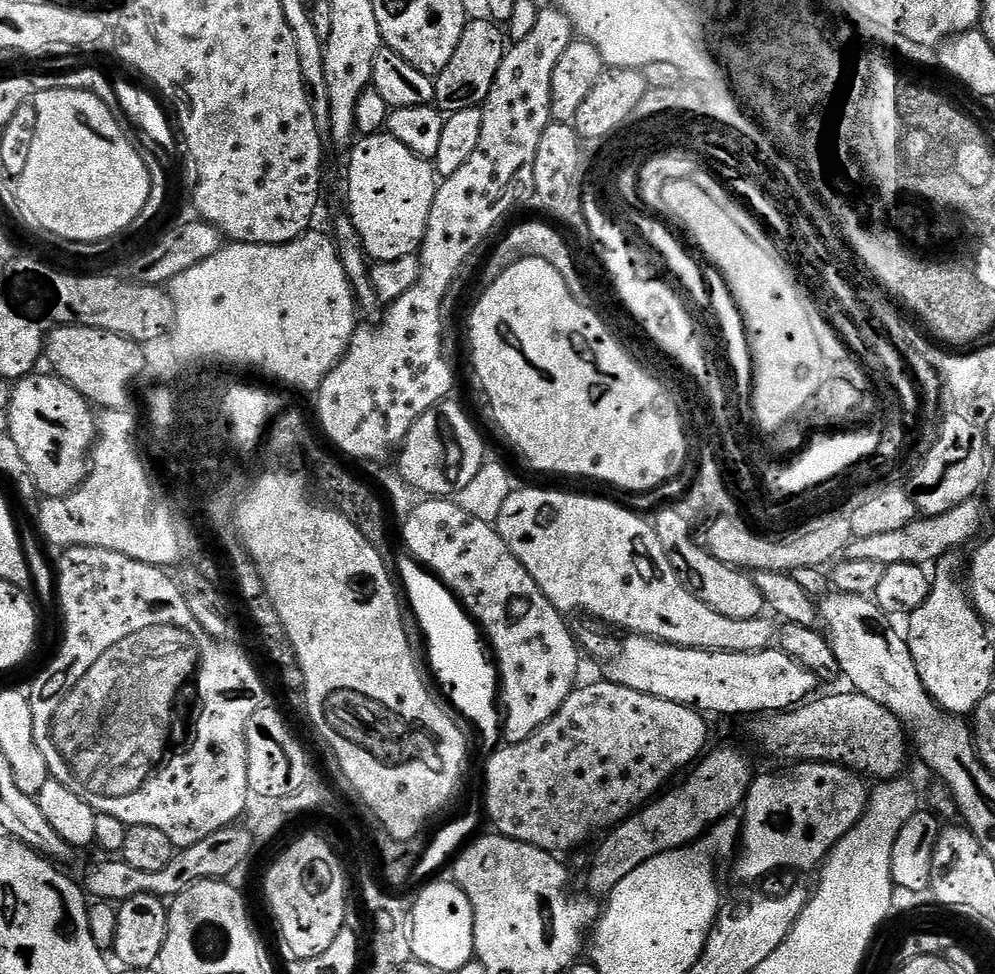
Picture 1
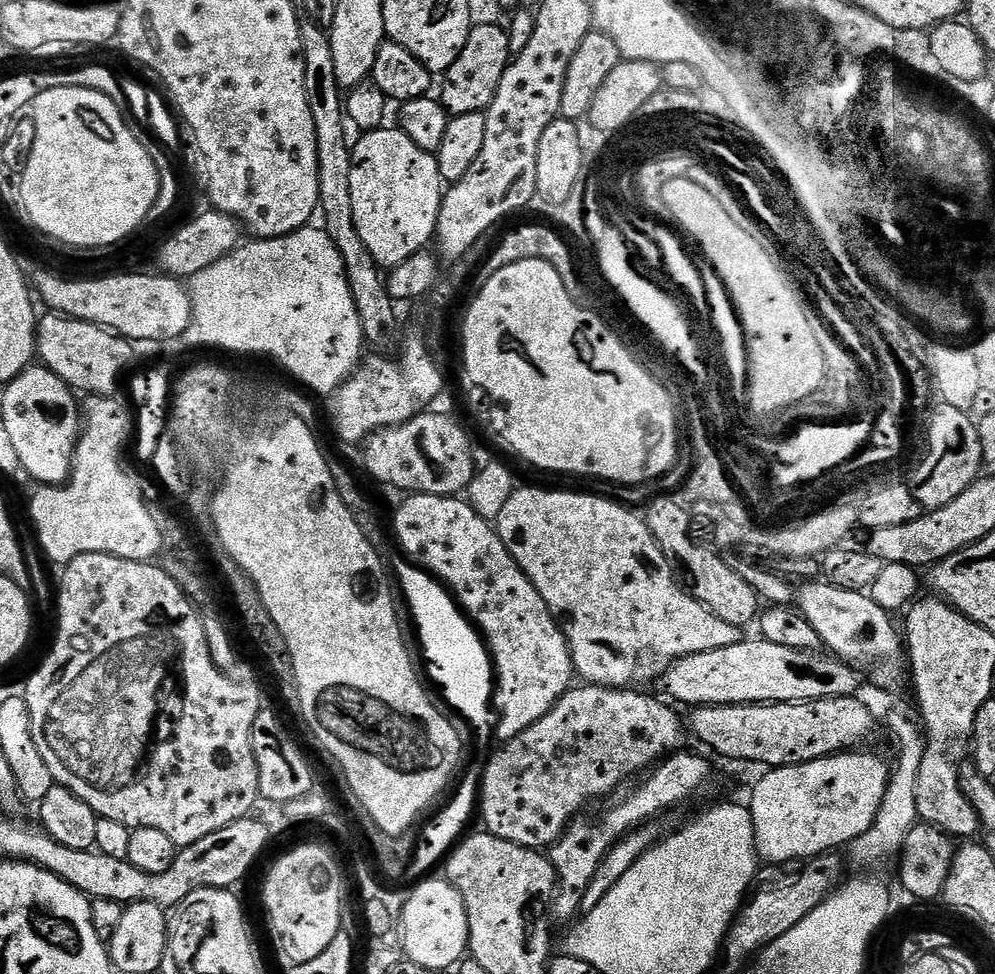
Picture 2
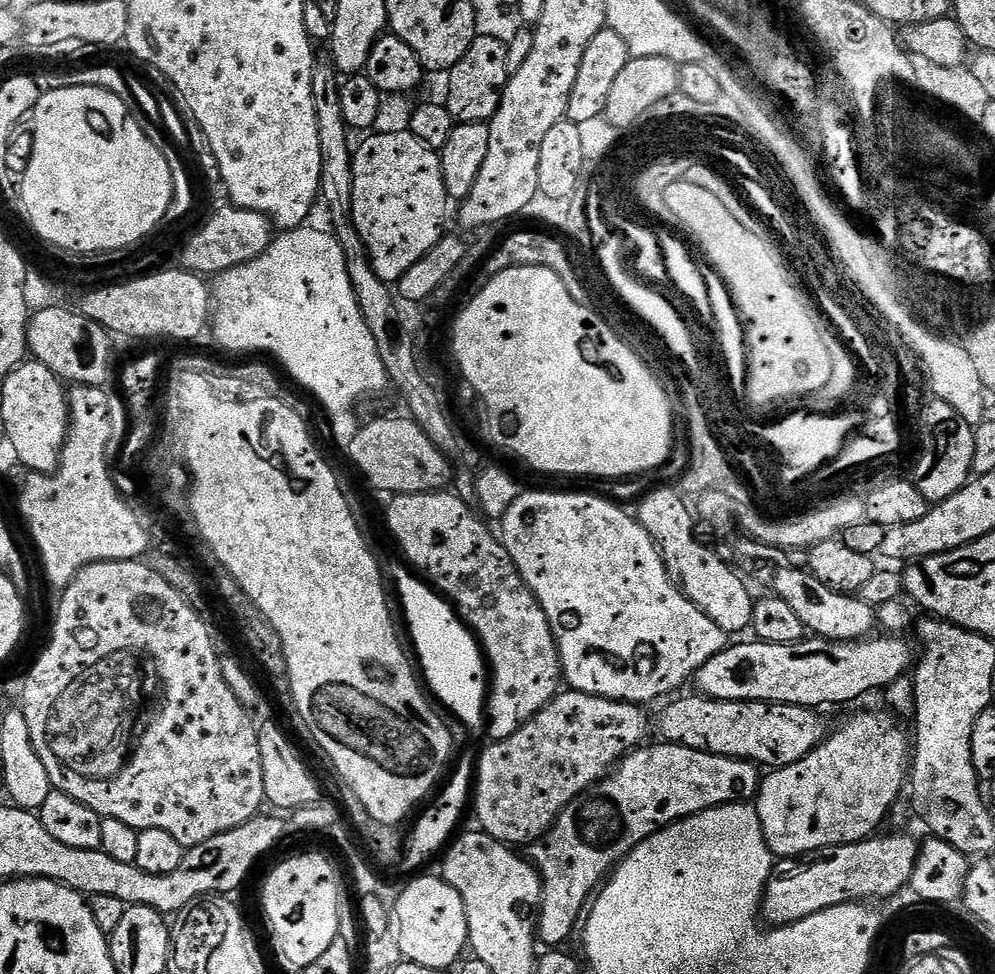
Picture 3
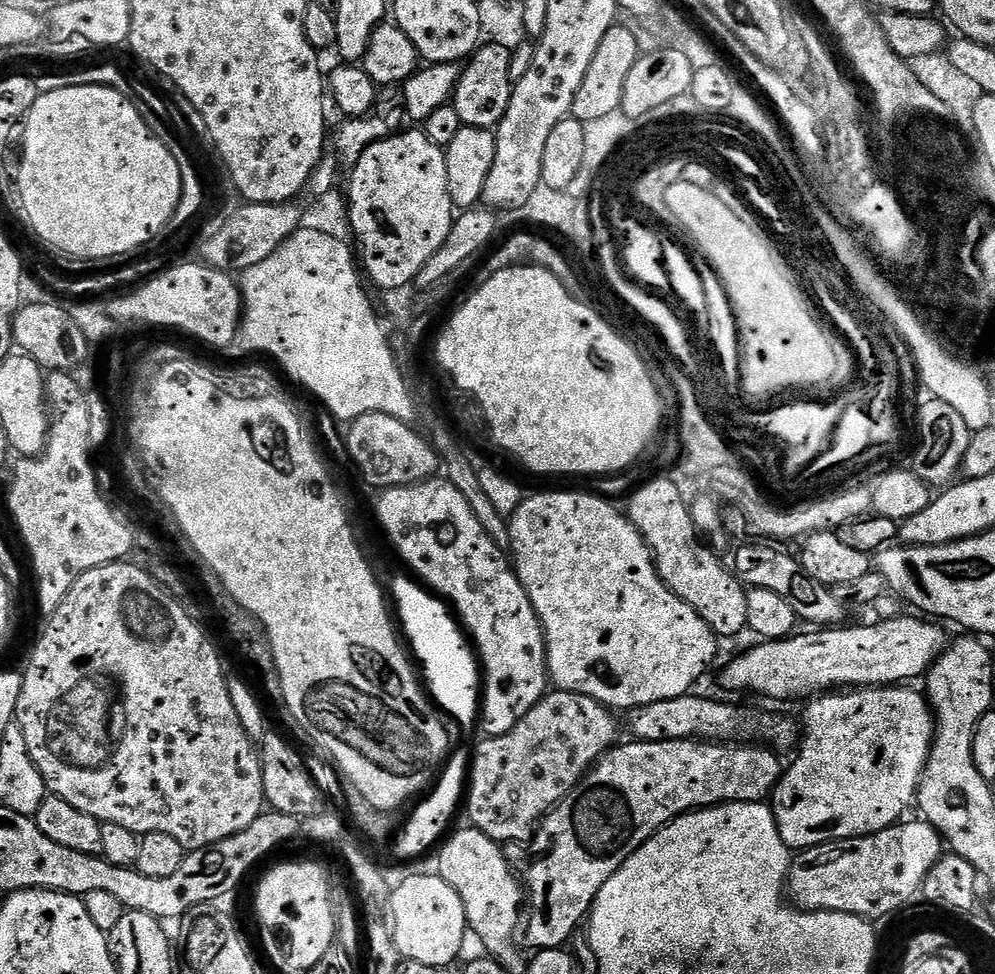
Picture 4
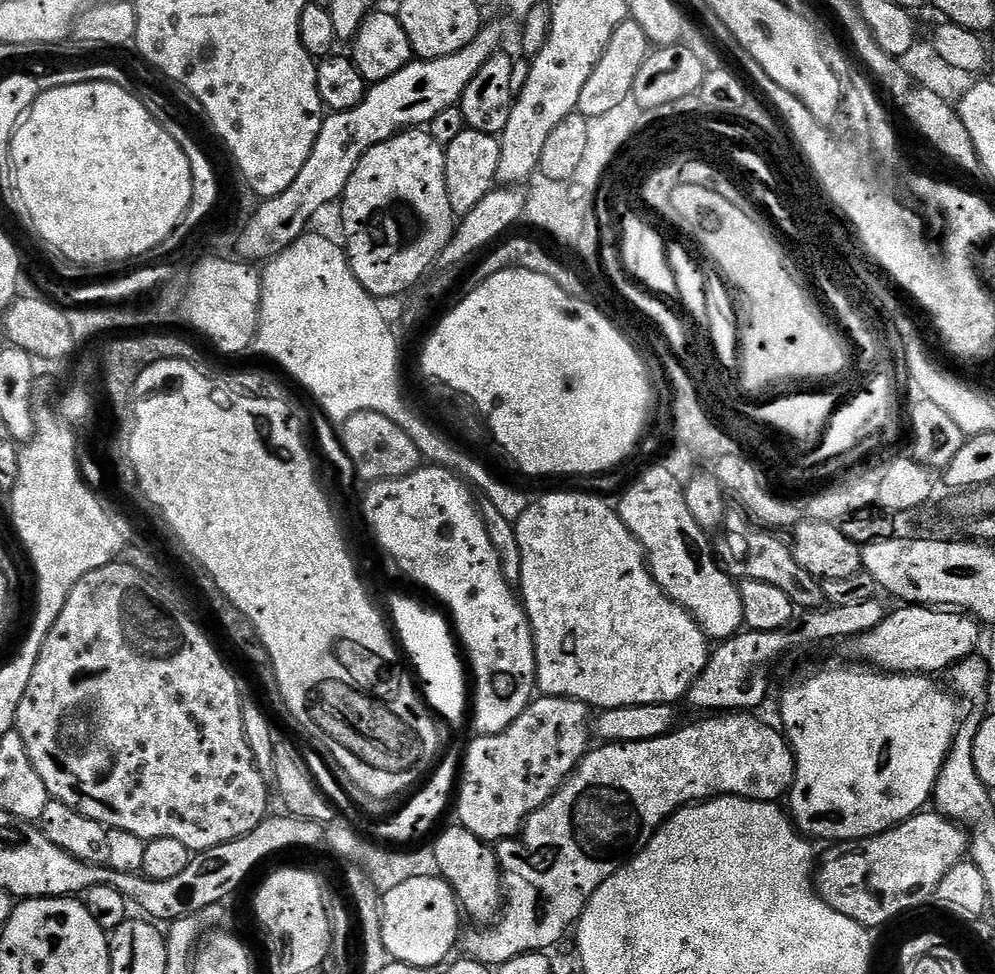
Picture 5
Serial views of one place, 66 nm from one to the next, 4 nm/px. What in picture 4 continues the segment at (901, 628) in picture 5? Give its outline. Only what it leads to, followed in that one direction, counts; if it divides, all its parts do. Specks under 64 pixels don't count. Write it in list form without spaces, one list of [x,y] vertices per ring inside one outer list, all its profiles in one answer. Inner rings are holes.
[[[919,615],[892,616],[877,624],[856,624],[853,628],[828,626],[823,630],[804,630],[787,640],[769,640],[757,643],[757,648],[736,656],[724,668],[720,684],[728,692],[757,692],[760,696],[773,696],[776,700],[796,700],[799,696],[812,698],[833,690],[857,688],[887,688],[904,686],[925,675],[932,663],[943,654],[950,643],[950,636],[943,632],[939,623]]]

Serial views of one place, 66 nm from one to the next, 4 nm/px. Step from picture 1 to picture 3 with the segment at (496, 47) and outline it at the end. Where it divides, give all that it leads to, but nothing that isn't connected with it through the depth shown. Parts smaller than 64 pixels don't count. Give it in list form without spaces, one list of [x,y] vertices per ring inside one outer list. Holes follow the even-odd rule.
[[[477,36],[470,50],[466,50],[462,59],[447,73],[446,105],[456,124],[487,124],[494,118],[508,85],[510,73],[506,70],[507,53],[508,45],[498,42],[498,38]]]

